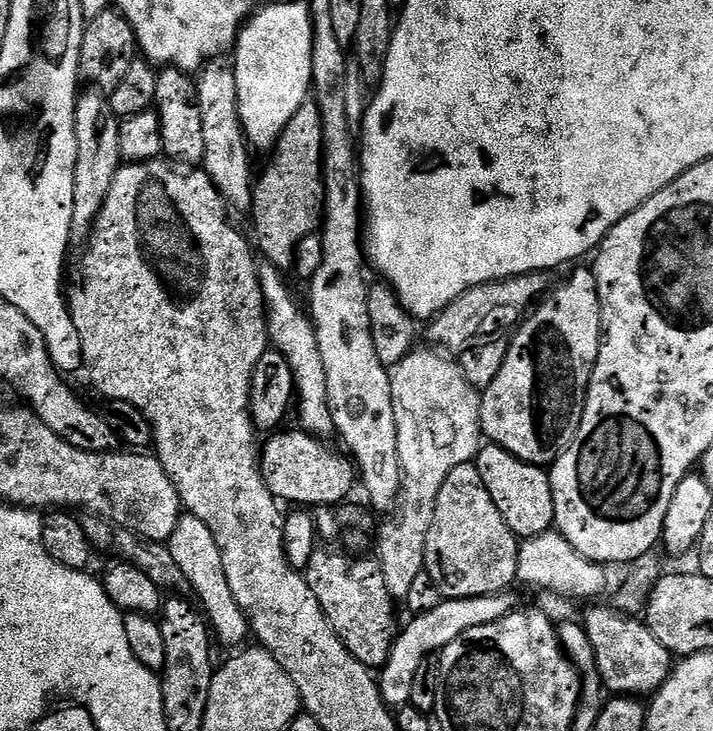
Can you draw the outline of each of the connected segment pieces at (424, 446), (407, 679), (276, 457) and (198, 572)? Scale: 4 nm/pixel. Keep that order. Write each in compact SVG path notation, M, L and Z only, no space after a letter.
M440 350L420 351L412 351L390 372L402 479L395 509L396 524L381 526L376 548L380 551L378 559L386 586L394 598L406 598L414 578L424 571L426 534L430 522L434 522L434 506L438 506L442 482L450 478L454 466L473 463L482 447L481 393L466 380L455 359Z
M507 591L500 592L497 596L479 596L461 600L441 599L440 604L434 606L434 610L421 616L412 616L405 628L403 625L402 631L392 644L388 660L378 672L380 693L389 709L398 709L411 701L414 674L418 674L418 670L423 666L425 660L433 654L443 652L444 647L450 642L454 642L454 638L458 638L466 630L494 622L506 613L513 611L517 607L518 601L512 595L511 591Z
M303 430L284 431L269 435L258 452L260 473L270 494L277 501L289 500L292 506L303 506L308 510L343 505L351 497L348 495L352 487L358 484L355 463L343 451L331 452L319 436Z
M187 514L181 515L174 534L166 543L172 552L174 562L178 562L178 570L182 570L182 574L188 580L189 589L200 595L199 607L202 609L215 639L219 643L221 640L224 644L241 643L240 645L243 645L245 643L243 640L249 639L250 636L248 619L242 614L238 602L234 602L234 594L230 594L230 582L226 582L226 570L222 570L222 554L218 550L218 542L214 542L214 534L210 534L210 529L206 527L206 522L198 522L198 518Z

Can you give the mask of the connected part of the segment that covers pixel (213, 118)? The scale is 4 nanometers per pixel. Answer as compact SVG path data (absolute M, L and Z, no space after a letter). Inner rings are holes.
M217 58L209 60L198 73L196 89L198 102L202 114L202 138L206 142L203 171L214 182L214 186L225 201L233 209L247 213L252 206L252 189L254 187L254 171L252 172L252 156L250 145L244 134L244 127L240 121L238 110L238 86L236 74L227 59ZM236 207L236 208L235 208Z

